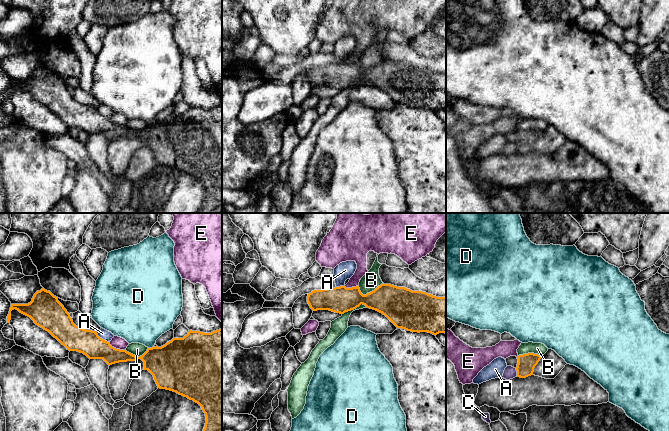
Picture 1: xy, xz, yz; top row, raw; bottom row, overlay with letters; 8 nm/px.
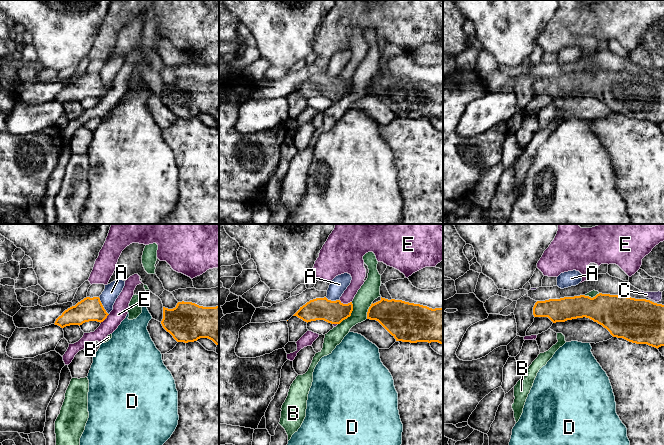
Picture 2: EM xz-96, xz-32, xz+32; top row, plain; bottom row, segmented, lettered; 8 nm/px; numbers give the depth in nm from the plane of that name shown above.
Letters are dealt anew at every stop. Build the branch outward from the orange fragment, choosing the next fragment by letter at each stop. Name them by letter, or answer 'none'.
none

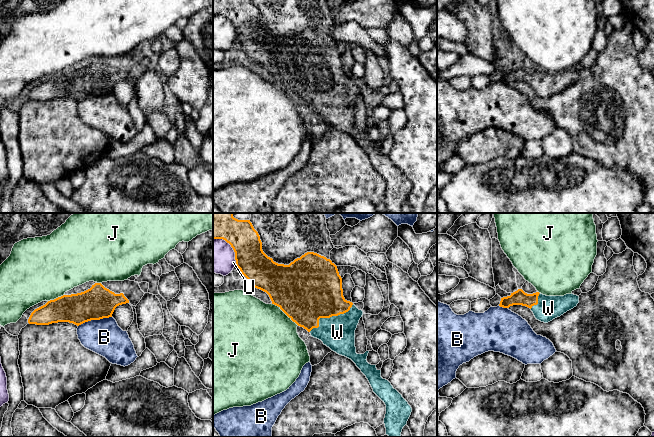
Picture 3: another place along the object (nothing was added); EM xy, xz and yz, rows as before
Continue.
W

